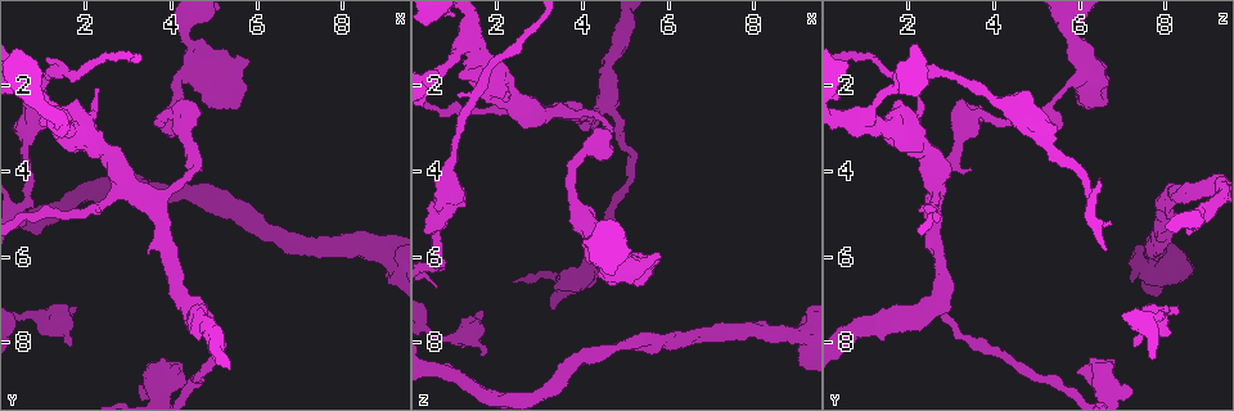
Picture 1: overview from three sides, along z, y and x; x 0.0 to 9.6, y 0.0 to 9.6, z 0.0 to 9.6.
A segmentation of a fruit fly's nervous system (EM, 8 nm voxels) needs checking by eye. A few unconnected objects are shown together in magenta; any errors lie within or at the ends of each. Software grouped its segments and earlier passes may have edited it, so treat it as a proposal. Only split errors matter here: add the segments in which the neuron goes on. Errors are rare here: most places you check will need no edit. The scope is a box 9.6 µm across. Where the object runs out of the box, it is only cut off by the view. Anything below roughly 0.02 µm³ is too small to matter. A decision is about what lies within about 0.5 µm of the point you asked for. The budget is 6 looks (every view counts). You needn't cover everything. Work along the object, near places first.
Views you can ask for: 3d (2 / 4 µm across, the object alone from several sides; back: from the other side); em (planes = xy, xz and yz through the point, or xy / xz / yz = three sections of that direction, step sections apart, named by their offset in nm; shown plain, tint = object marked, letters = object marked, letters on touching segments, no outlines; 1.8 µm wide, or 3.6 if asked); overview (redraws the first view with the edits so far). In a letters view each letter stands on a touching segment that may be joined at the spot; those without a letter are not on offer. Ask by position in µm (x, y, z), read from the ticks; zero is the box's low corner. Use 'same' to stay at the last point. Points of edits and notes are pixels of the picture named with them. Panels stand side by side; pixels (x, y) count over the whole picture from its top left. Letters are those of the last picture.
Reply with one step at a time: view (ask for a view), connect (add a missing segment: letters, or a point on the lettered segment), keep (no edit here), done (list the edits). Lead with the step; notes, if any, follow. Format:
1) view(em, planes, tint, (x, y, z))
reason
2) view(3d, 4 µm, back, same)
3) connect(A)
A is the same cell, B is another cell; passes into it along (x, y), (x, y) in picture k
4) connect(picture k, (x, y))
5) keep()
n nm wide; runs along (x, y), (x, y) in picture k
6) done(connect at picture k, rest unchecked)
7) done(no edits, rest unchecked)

view(em, planes, letters, (3.30, 9.15, 7.15))
an open end

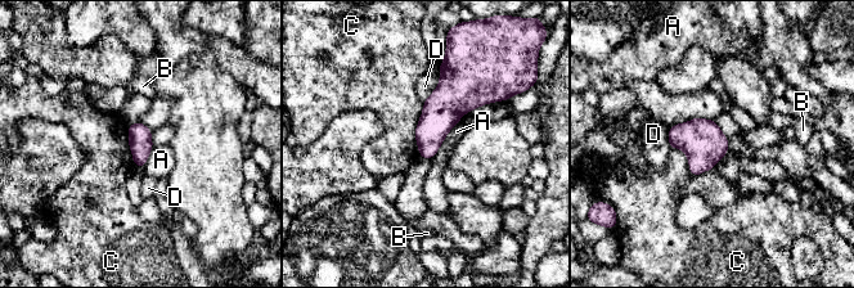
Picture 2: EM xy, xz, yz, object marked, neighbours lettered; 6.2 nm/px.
keep()
C touches over 340 nm; A, B, C and D are other cells; border along (423, 102), (414, 134), (418, 156) in picture 2; none of them fits

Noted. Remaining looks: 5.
view(3d, 2 µm, (1.65, 8.15, 7.30))
free end

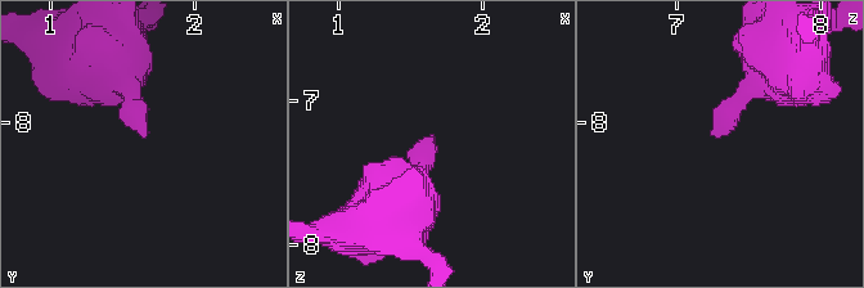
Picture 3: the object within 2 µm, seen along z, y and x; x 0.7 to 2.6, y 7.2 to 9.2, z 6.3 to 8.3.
view(em, xy, step 16, letters, (1.64, 8.10, 7.26))

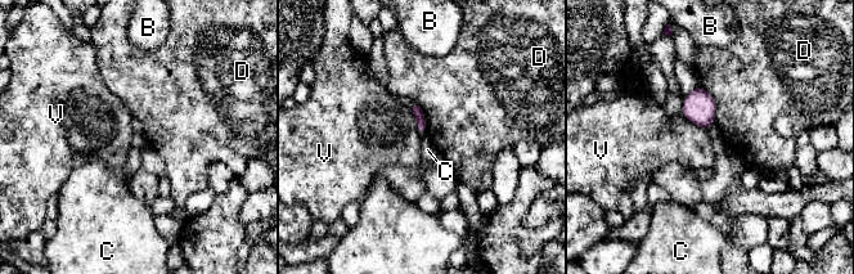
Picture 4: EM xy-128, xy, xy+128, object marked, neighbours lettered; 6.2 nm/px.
view(em, planes, letters, same)

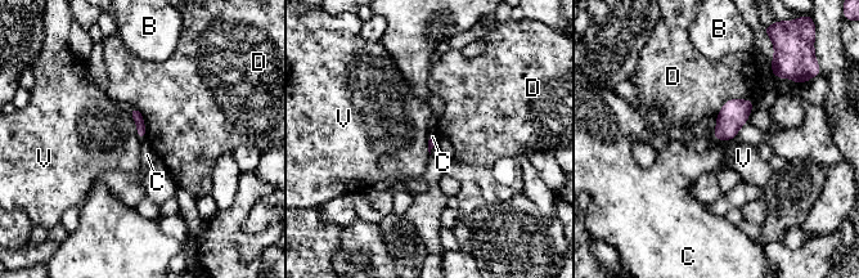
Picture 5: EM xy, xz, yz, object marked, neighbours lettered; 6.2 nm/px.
keep()
B, C, D and V are other cells; border along (129, 113), (142, 140) in picture 5; none of them fits

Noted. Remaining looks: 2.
view(em, planes, letters, (0.95, 2.15, 1.40))
calibre changes

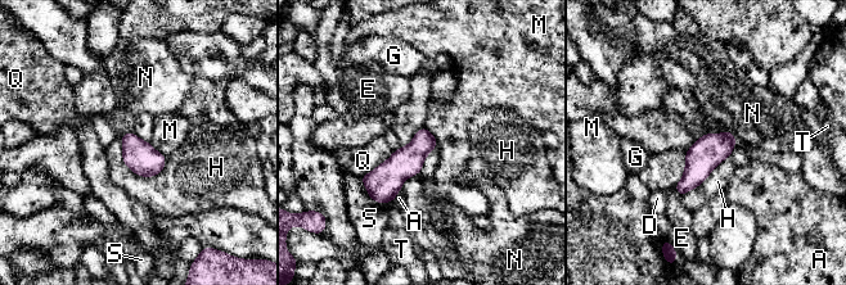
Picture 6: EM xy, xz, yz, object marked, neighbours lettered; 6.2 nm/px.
keep()
A, D, E, G, H, M, N, Q, S and T are other cells; none of them fits

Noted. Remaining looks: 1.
done(no edits, rest unchecked)

